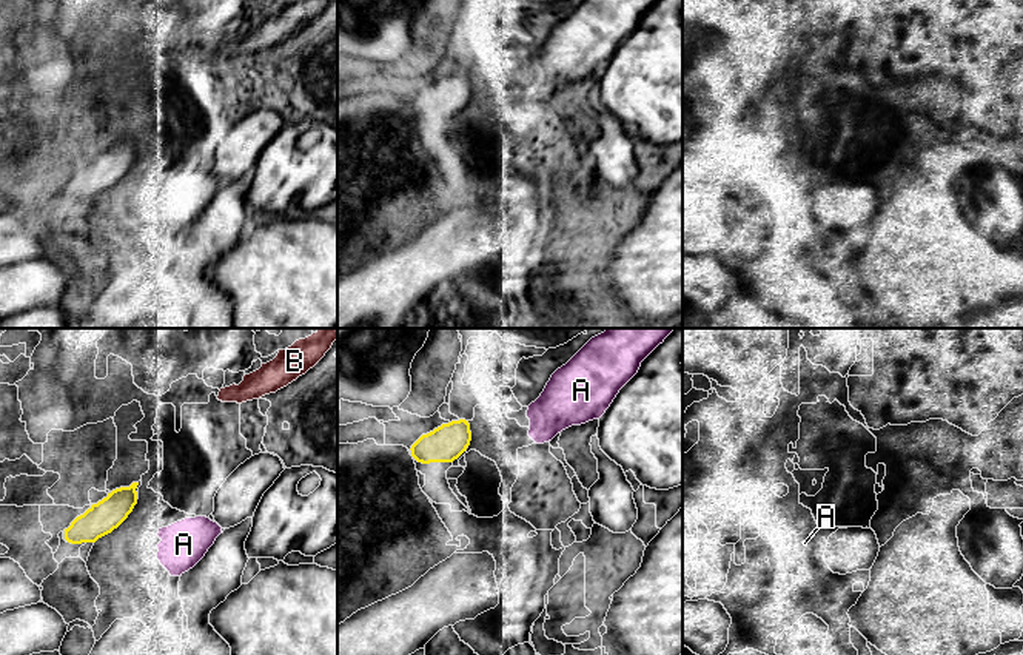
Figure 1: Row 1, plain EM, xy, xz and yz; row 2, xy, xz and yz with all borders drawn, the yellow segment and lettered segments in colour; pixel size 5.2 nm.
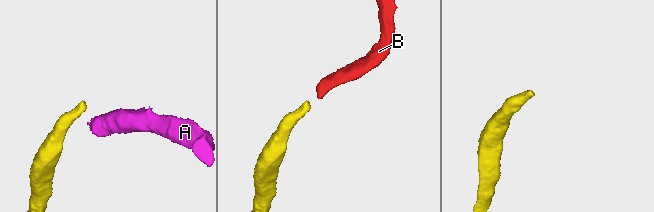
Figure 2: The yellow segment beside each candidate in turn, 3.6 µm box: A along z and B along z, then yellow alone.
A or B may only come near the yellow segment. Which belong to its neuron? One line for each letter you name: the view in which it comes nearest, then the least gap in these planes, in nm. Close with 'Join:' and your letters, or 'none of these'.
B: view xy; gap 600 nm
Join: B

